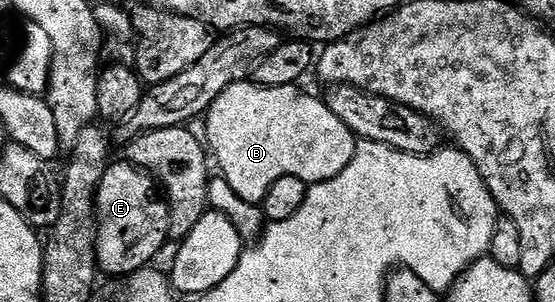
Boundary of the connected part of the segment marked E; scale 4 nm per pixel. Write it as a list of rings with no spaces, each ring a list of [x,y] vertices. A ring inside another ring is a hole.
[[[127,160],[113,161],[102,176],[102,184],[98,184],[96,193],[96,265],[108,274],[124,274],[132,276],[143,266],[148,266],[160,254],[168,237],[168,203],[156,199],[157,187],[151,174]]]

